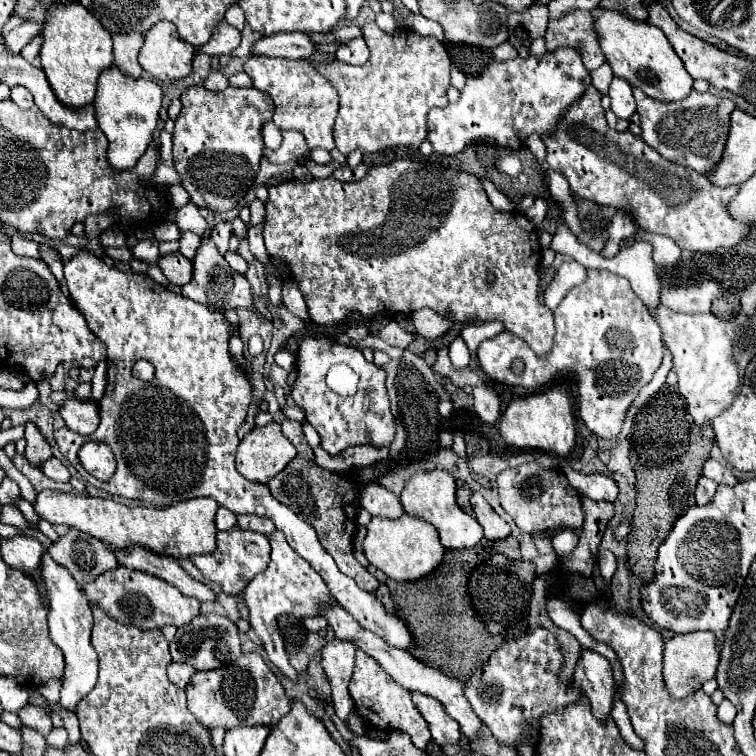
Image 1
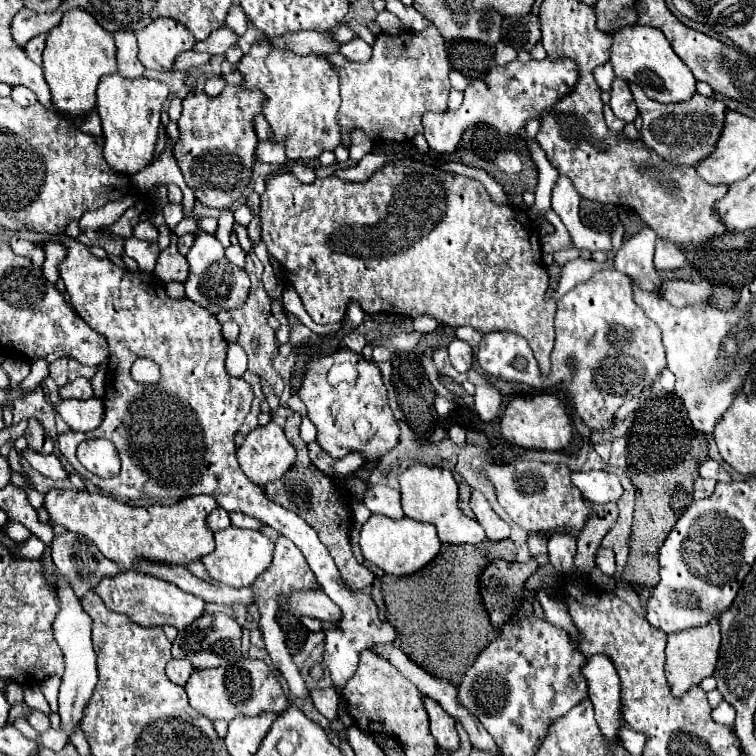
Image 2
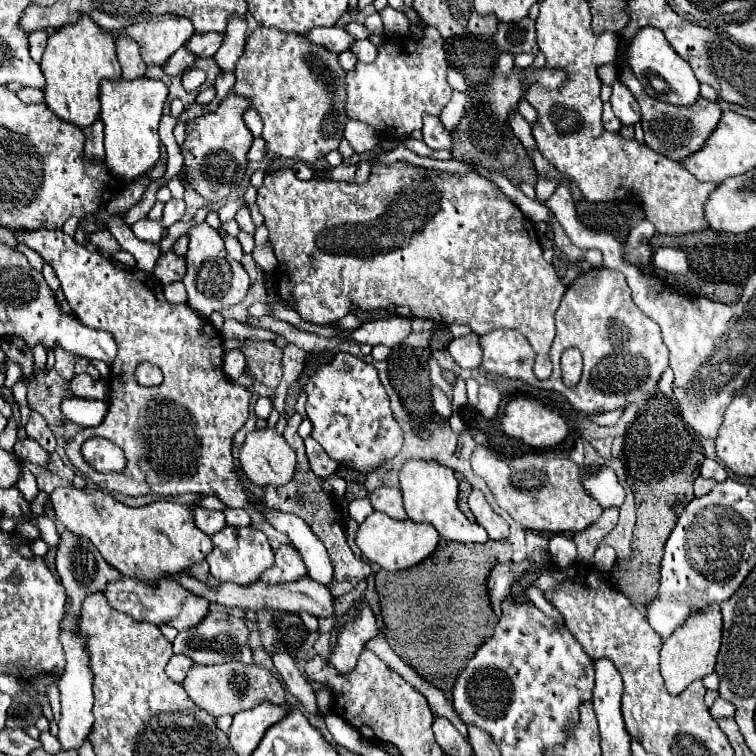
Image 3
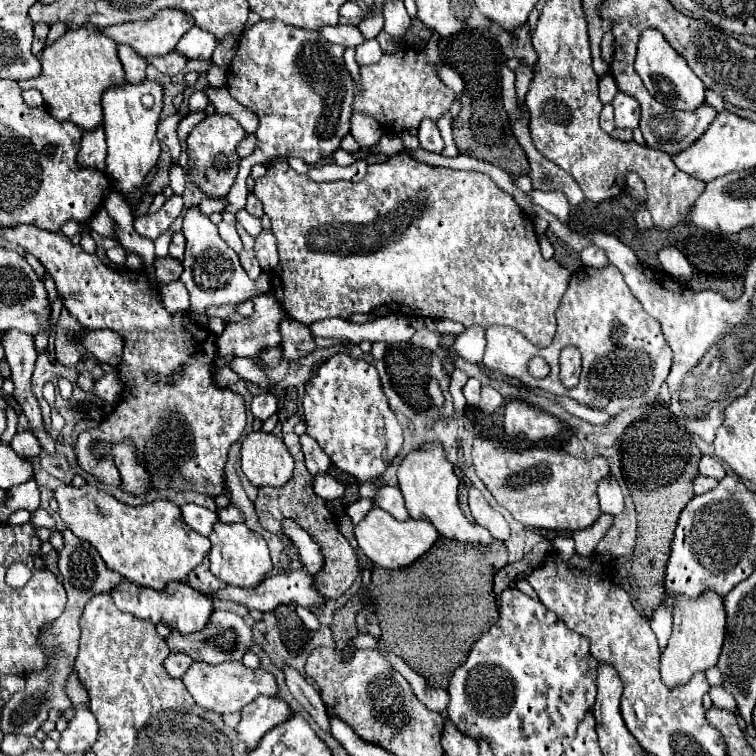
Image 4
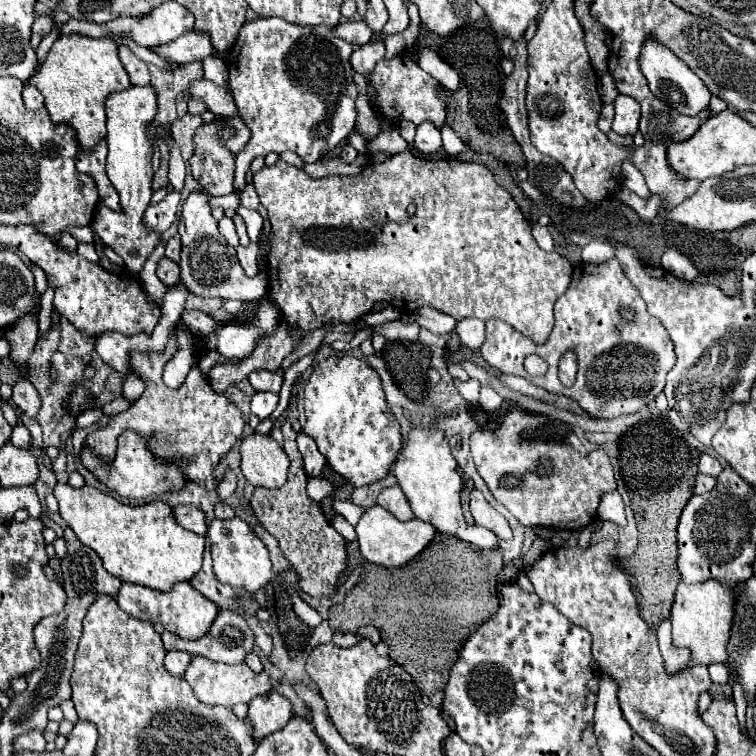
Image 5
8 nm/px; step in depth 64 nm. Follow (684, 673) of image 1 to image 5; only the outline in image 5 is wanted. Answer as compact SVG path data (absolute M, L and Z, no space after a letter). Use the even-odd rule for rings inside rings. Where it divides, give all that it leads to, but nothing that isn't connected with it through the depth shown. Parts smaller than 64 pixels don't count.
M706 580L706 584L680 584L676 590L676 600L672 606L670 622L672 622L672 638L676 646L684 646L692 650L692 662L694 664L712 664L712 662L724 662L730 626L732 626L732 592L736 592L736 586L724 588L718 580Z

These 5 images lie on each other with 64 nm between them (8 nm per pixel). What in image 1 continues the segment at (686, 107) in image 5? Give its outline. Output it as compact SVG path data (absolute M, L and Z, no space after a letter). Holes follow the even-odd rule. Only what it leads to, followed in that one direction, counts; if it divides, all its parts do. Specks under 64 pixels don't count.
M596 10L596 32L600 38L600 48L606 54L608 64L614 70L614 76L624 78L630 86L640 88L646 96L660 102L684 100L692 92L692 76L688 76L682 60L670 46L664 32L646 22L634 22L628 16L622 16L614 10Z

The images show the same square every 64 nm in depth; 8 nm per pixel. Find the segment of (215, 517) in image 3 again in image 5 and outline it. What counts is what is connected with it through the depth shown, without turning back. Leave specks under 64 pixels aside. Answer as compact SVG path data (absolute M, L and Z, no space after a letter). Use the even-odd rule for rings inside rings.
M174 506L172 508L172 514L174 514L176 522L182 528L186 528L186 530L198 534L198 536L204 536L206 534L208 526L206 526L206 516L204 516L202 510L192 508L192 506Z

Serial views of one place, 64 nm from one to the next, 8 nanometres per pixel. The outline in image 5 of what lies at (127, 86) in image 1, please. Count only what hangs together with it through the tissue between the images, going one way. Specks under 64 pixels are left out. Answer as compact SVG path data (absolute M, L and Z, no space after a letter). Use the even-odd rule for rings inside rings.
M130 86L128 90L114 92L106 100L108 116L108 164L106 172L120 196L120 212L112 212L108 207L99 205L94 214L92 228L98 238L112 248L118 256L124 258L124 264L130 272L140 272L146 258L152 254L160 242L160 232L148 230L144 224L144 210L152 198L152 144L148 142L148 126L156 114L156 92L152 86Z

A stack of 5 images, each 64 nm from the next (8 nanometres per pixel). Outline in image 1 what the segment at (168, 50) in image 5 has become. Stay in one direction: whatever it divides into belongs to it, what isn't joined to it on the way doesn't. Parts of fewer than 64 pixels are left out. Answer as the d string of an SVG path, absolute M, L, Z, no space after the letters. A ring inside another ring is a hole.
M220 22L212 32L208 44L204 44L204 48L198 48L198 52L206 52L210 56L222 56L232 54L232 50L236 50L238 44L240 44L240 32L228 22Z

